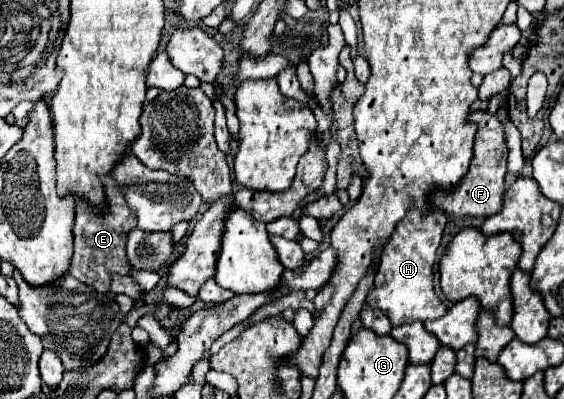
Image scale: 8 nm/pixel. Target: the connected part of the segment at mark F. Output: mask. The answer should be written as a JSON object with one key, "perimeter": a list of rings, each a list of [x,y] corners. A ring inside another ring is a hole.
{"perimeter":[[[486,110],[474,112],[472,122],[478,122],[478,134],[474,140],[474,158],[470,164],[470,170],[466,178],[460,182],[460,186],[452,192],[436,192],[432,194],[432,204],[454,214],[454,216],[492,216],[502,208],[504,202],[504,176],[506,176],[506,164],[508,164],[508,148],[506,148],[506,136],[504,136],[504,122],[498,118],[498,114],[490,114]]]}

